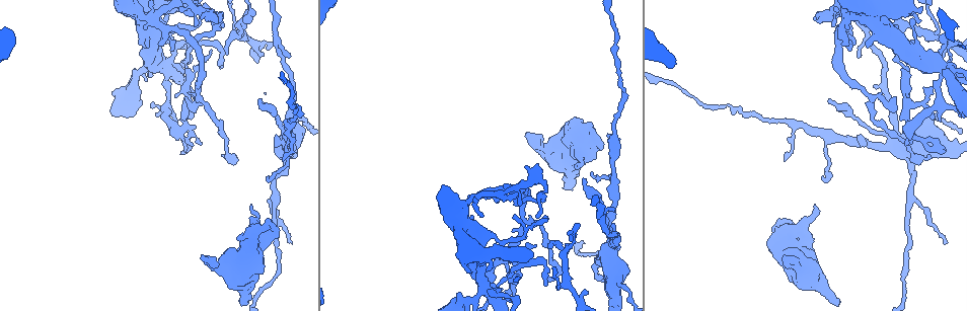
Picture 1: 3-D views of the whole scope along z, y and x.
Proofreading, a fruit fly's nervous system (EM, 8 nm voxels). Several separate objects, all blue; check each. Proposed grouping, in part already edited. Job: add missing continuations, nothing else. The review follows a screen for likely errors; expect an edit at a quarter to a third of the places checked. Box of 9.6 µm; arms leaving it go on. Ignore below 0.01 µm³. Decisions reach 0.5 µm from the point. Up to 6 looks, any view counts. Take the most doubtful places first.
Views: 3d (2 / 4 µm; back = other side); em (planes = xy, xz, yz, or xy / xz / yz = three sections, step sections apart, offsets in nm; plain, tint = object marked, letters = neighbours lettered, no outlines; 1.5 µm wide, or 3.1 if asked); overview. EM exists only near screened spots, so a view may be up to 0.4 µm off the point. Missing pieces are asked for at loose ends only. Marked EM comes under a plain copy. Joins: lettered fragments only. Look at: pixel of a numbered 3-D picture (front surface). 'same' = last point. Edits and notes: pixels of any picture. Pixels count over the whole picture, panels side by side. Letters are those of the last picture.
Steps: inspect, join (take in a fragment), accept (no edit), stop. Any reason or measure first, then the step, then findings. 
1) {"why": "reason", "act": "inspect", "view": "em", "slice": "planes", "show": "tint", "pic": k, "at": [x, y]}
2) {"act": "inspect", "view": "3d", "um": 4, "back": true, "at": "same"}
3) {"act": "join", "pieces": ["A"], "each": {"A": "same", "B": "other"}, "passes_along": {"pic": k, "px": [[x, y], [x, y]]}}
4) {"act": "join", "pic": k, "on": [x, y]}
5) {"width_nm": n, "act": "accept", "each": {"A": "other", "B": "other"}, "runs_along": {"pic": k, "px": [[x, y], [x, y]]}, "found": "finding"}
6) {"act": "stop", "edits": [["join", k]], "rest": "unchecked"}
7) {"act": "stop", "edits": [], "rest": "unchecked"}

{"why": "thick end", "act": "inspect", "view": "em", "slice": "xy", "step": 4, "show": "tint", "pic": 1, "at": [837, 299]}

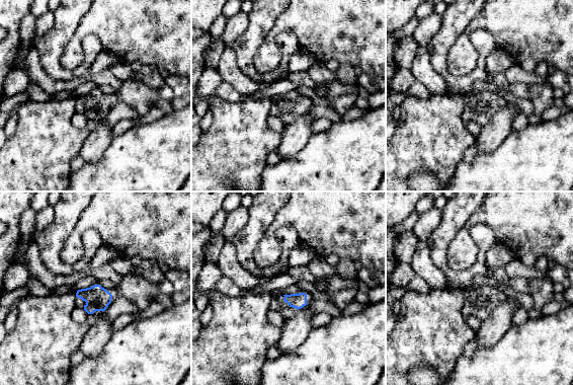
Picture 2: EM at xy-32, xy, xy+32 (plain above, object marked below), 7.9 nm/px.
{"why": "cut it another way", "act": "inspect", "view": "em", "slice": "xz", "step": 8, "show": "tint", "at": "same"}

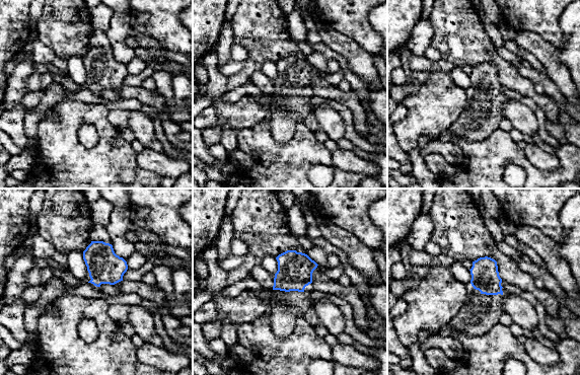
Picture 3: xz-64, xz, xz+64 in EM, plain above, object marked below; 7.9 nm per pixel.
{"act": "inspect", "view": "em", "slice": "xz", "step": 8, "show": "letters", "at": "same"}

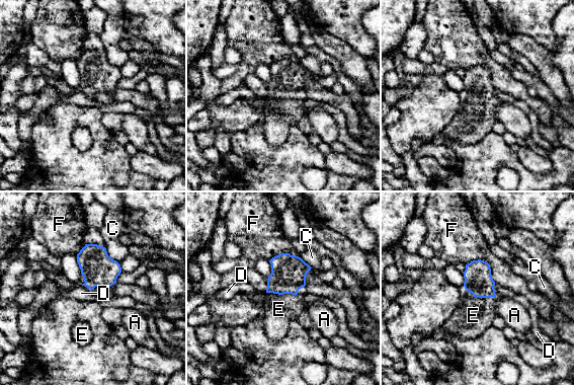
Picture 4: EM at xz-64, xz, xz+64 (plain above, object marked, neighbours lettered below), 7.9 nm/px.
{"width_nm": 220, "act": "join", "pieces": ["E"], "each": {"A": "other", "C": "other", "D": "other", "E": "same", "F": "other"}, "passes_along": {"pic": 4, "px": [[289, 273], [281, 294], [278, 309]]}, "found": "it goes on there"}

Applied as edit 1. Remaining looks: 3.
{"why": "see it whole again", "act": "inspect", "view": "overview"}

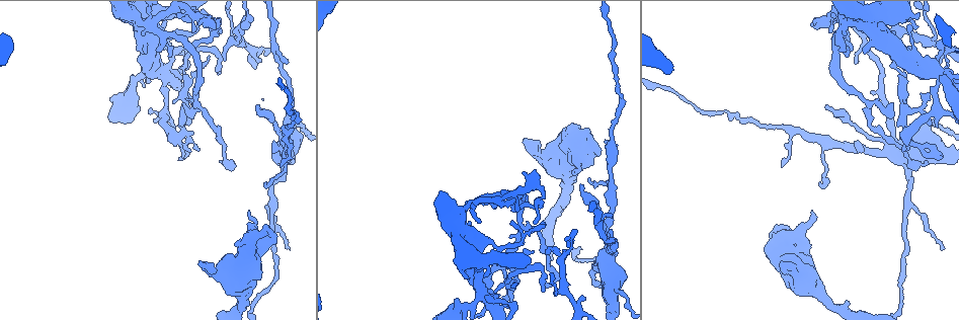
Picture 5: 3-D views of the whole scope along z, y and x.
{"why": "branch stops here", "act": "inspect", "view": "em", "slice": "planes", "show": "letters", "pic": 5, "at": [907, 148]}

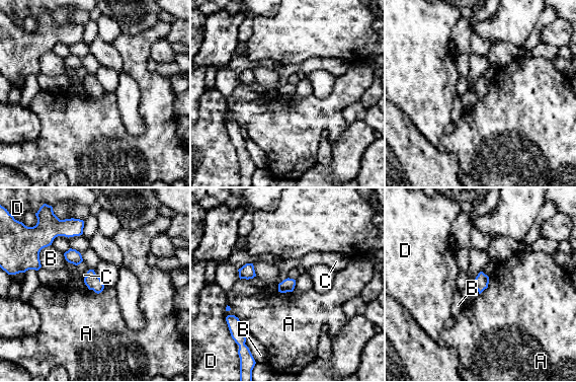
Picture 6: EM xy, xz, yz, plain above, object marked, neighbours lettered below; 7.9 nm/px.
{"width_nm": 110, "act": "accept", "each": {"A": "other", "B": "other", "C": "other", "D": "other"}, "border": {"pic": 6, "px": [[489, 277], [487, 287], [479, 294]]}, "found": "no lettered fragment goes on from it"}

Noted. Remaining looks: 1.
{"act": "stop", "edits": [["join", 4]], "rest": "unchecked"}

